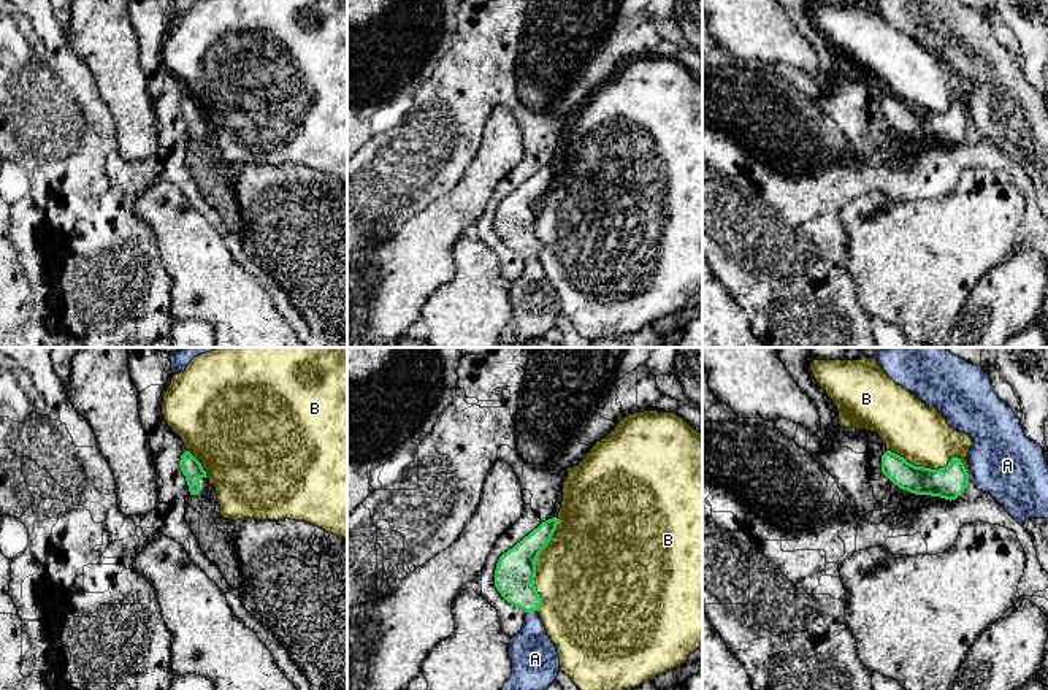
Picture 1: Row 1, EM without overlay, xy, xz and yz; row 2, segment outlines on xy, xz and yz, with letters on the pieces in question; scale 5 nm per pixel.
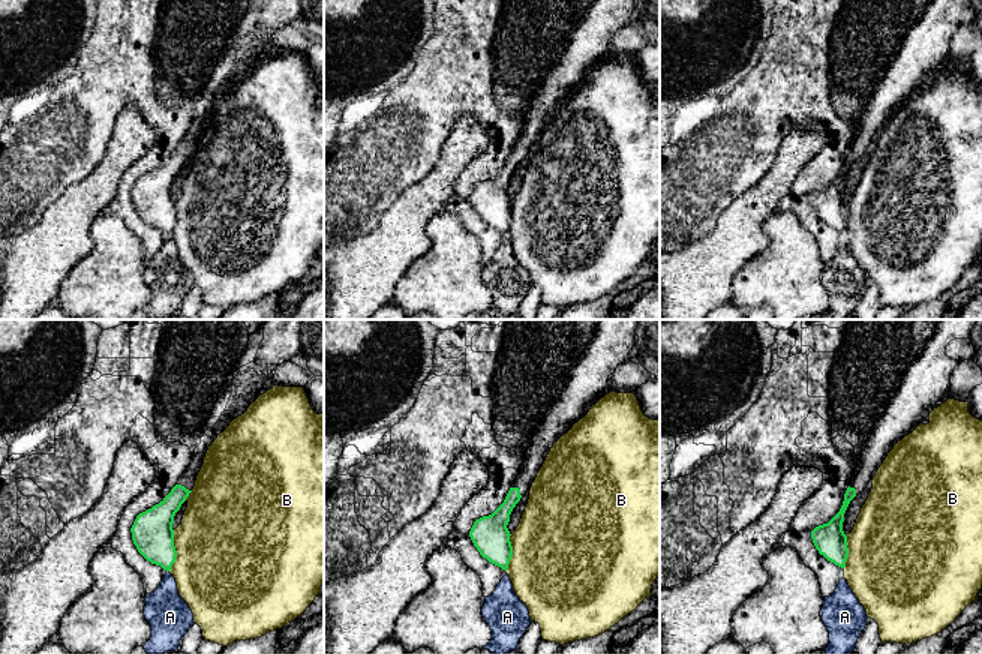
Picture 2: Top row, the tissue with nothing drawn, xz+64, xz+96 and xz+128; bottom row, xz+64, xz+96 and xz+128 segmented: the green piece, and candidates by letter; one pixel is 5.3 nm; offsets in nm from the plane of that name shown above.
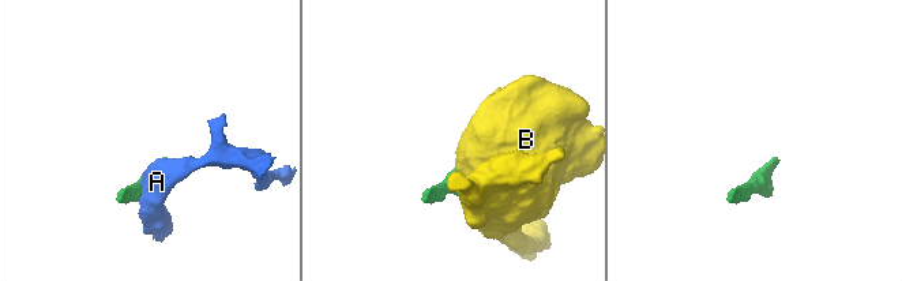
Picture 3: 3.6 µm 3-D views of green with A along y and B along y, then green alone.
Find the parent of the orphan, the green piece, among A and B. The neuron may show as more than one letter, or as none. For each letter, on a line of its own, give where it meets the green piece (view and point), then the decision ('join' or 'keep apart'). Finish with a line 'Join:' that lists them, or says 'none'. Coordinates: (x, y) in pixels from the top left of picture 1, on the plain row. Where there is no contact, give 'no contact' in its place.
A: meets green in xz at (530, 256); keep apart
B: meets green in xz at (535, 210); keep apart
Join: none

